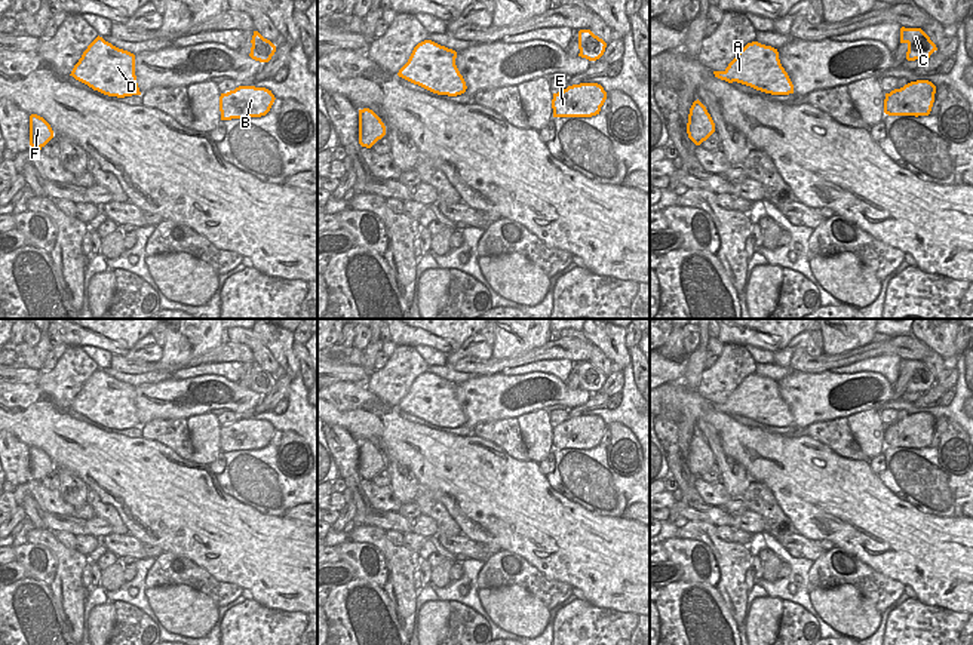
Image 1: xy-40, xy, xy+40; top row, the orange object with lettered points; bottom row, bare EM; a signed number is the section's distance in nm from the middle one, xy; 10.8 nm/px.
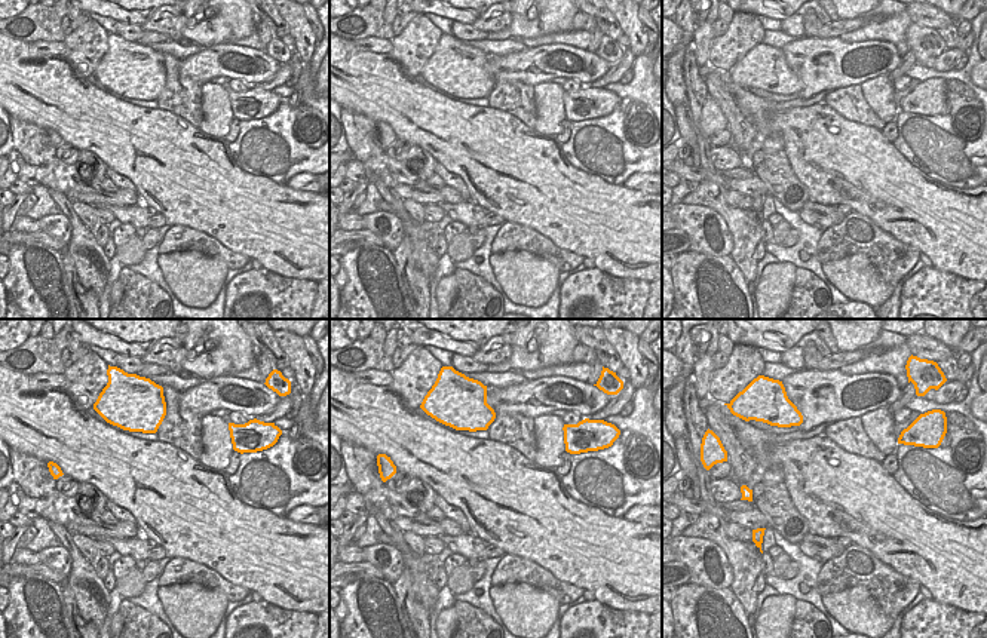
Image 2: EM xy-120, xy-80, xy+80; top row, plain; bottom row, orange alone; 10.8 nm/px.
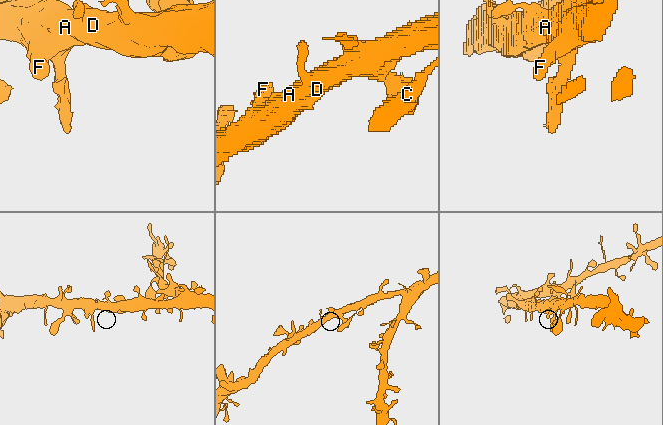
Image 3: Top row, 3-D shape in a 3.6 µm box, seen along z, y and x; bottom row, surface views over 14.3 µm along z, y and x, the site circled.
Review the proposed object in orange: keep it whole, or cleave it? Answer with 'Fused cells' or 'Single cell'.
Single cell.

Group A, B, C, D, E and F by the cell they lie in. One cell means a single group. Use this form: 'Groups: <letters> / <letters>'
Groups: A B C D E F.

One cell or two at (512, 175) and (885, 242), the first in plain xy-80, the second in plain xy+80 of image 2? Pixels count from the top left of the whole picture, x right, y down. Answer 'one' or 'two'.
two

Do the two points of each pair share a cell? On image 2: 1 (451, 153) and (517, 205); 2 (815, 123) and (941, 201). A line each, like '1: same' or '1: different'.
1: same
2: same

